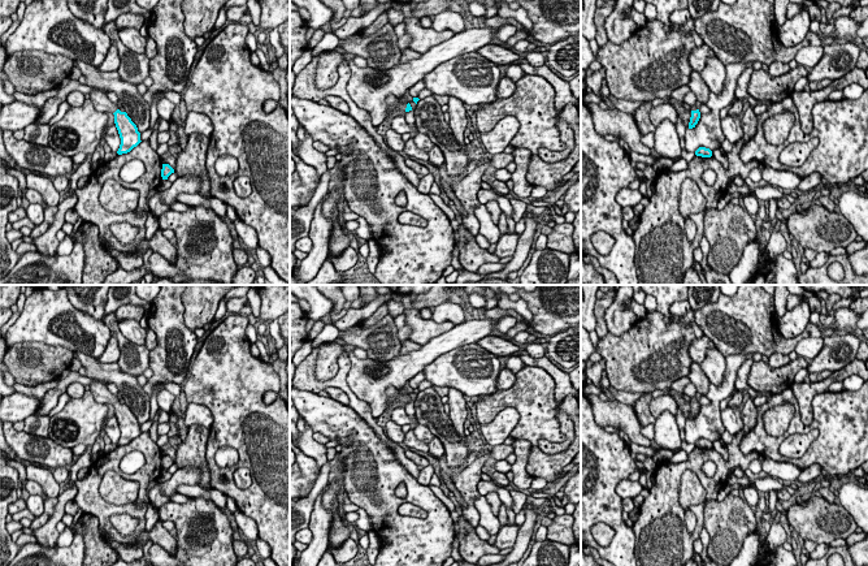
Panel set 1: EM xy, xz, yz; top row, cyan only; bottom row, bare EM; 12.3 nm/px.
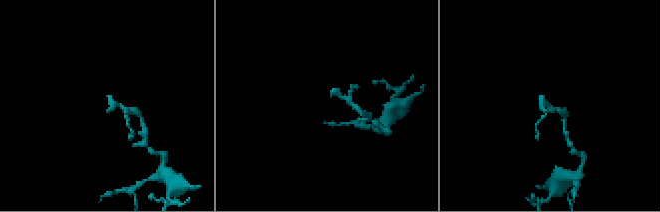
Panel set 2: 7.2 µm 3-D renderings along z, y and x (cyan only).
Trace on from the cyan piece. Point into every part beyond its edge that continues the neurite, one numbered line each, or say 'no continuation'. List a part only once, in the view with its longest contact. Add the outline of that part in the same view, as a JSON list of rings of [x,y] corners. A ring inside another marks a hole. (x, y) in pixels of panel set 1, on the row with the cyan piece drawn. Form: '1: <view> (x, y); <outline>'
1: xz (394, 104); [[[389,95],[386,99],[389,104],[389,112],[387,116],[394,112],[405,112],[407,104],[404,104],[402,100],[396,99],[394,95]]]

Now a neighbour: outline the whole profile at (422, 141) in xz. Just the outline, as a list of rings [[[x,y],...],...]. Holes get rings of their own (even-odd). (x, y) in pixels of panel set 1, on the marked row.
[[[420,131],[416,134],[413,141],[420,150],[424,150],[426,152],[429,152],[434,146],[430,137]]]

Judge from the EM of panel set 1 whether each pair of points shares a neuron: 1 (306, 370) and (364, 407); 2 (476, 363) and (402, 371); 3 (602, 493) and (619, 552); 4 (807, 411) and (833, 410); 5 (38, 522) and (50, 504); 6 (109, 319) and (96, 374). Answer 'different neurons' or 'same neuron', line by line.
1: same neuron
2: different neurons
3: same neuron
4: different neurons
5: same neuron
6: different neurons

